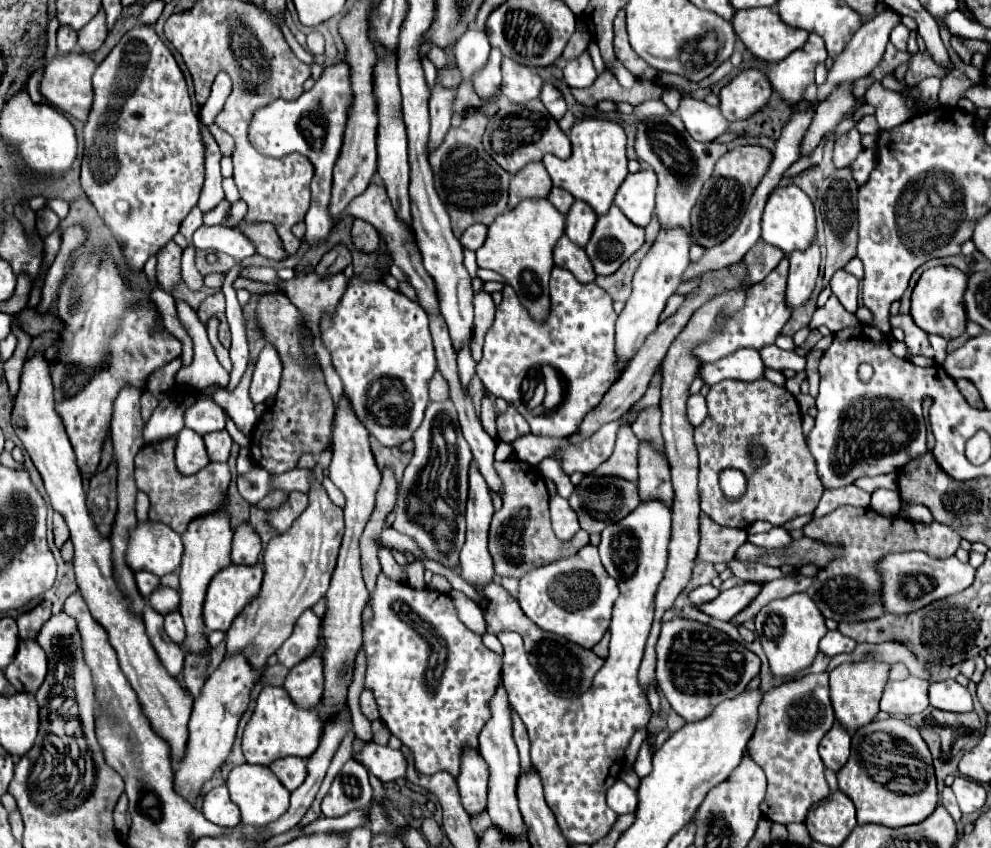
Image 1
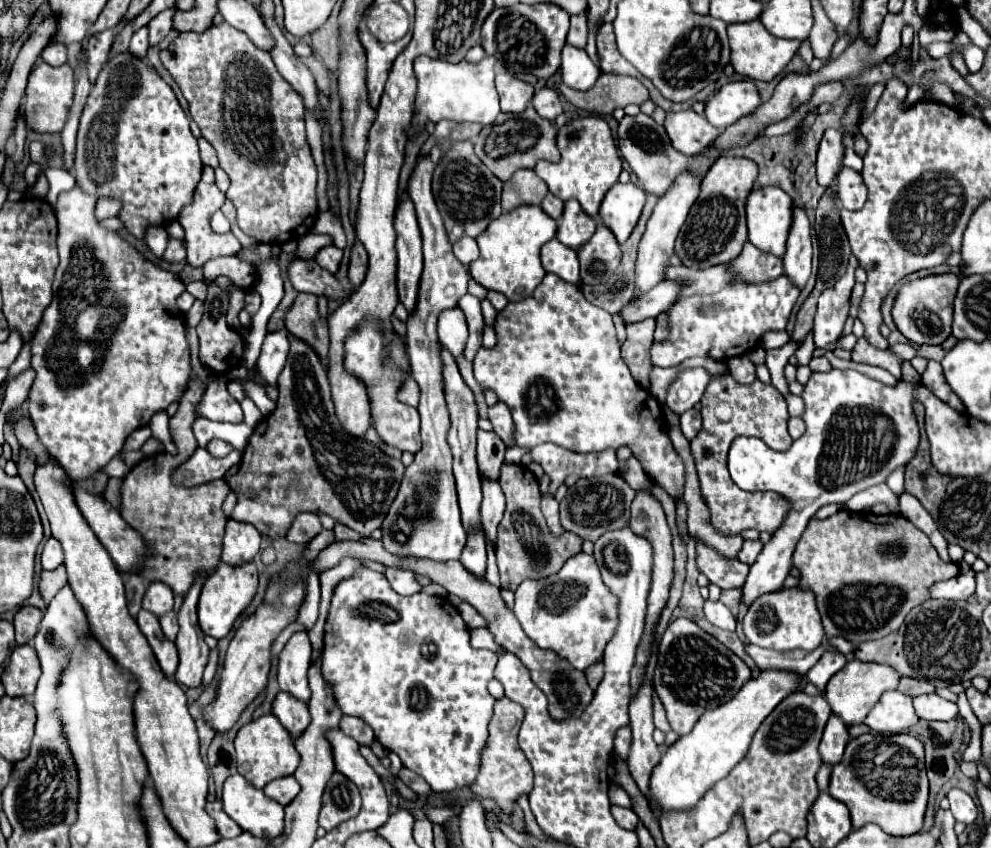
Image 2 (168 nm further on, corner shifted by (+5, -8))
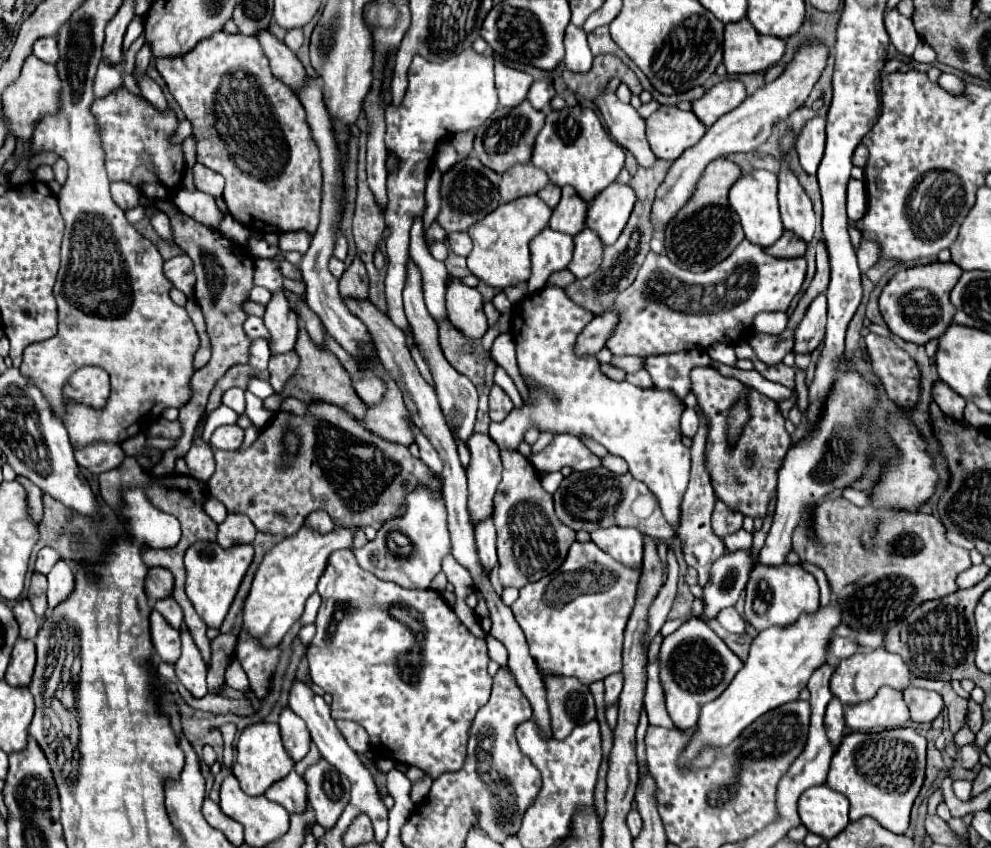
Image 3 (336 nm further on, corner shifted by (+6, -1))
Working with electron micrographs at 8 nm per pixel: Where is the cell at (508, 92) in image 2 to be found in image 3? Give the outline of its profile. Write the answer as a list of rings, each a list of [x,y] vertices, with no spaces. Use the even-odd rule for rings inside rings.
[[[496,64],[496,90],[502,106],[514,108],[520,102],[524,102],[532,82],[534,80],[530,74],[514,70],[504,64]]]

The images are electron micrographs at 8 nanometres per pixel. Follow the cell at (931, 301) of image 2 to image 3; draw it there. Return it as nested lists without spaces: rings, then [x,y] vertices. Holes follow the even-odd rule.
[[[934,262],[894,274],[894,278],[880,294],[880,312],[888,328],[902,340],[914,344],[926,344],[932,338],[940,338],[952,324],[954,306],[950,304],[950,292],[958,282],[960,274],[962,270],[952,262]]]

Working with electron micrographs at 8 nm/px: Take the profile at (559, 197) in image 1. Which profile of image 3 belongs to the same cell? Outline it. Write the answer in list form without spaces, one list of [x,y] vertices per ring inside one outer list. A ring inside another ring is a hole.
[[[548,184],[546,188],[542,188],[542,192],[538,192],[538,196],[540,196],[550,208],[556,208],[558,202],[560,202],[560,188],[554,186],[554,184]]]

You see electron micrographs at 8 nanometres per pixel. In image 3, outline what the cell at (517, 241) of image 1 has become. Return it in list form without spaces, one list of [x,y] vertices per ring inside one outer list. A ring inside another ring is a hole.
[[[522,196],[514,202],[500,204],[494,212],[472,224],[468,234],[474,250],[468,254],[468,270],[484,284],[494,288],[508,288],[530,278],[530,240],[548,226],[552,210],[538,196]]]

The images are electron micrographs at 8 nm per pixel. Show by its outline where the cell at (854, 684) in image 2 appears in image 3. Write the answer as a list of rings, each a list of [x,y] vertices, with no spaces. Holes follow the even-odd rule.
[[[876,648],[866,654],[854,654],[850,658],[840,660],[840,664],[836,666],[832,680],[830,680],[830,690],[842,704],[868,702],[876,696],[878,688],[882,688],[882,686],[890,686],[896,690],[904,690],[910,686],[910,670],[906,668],[904,660],[900,656],[886,652],[884,648]]]

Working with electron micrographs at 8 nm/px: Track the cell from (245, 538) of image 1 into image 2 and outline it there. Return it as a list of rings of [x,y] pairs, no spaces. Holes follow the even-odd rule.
[[[229,519],[223,539],[221,561],[229,565],[249,563],[257,555],[259,545],[261,545],[261,533],[253,525]]]

